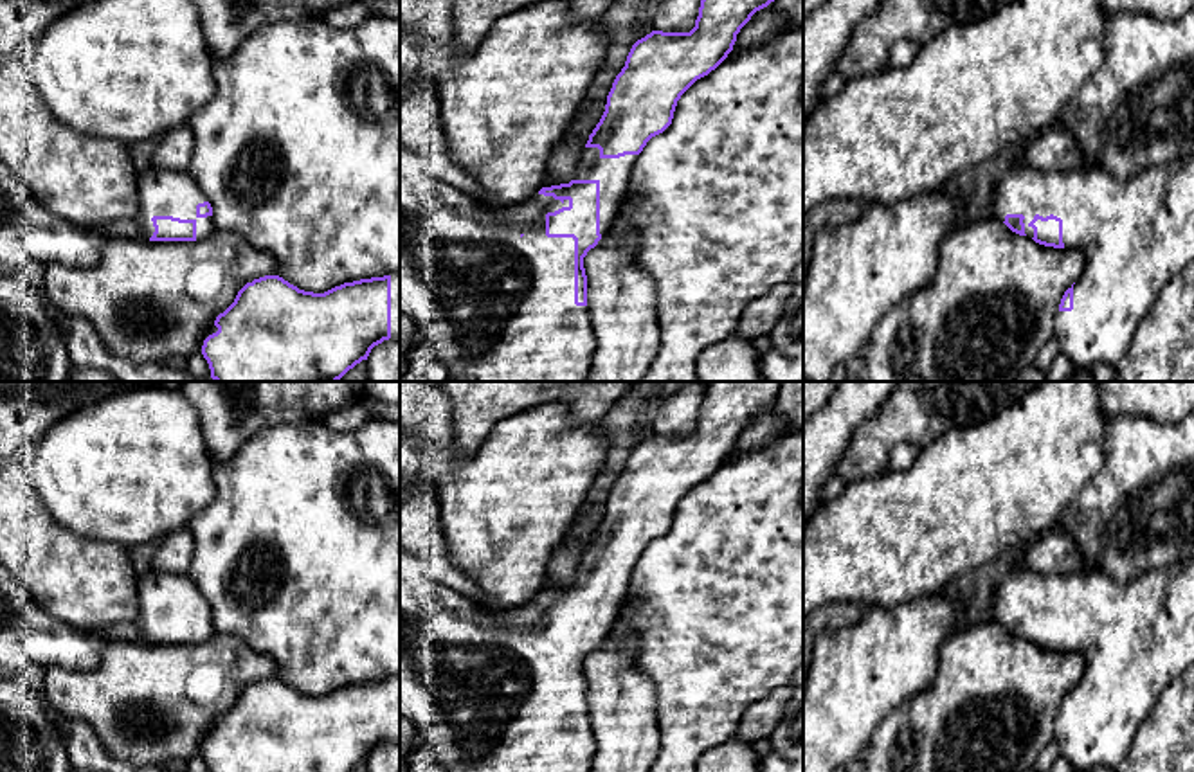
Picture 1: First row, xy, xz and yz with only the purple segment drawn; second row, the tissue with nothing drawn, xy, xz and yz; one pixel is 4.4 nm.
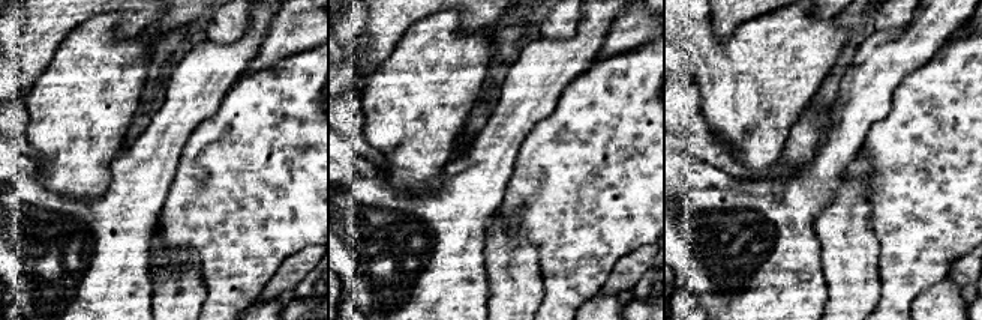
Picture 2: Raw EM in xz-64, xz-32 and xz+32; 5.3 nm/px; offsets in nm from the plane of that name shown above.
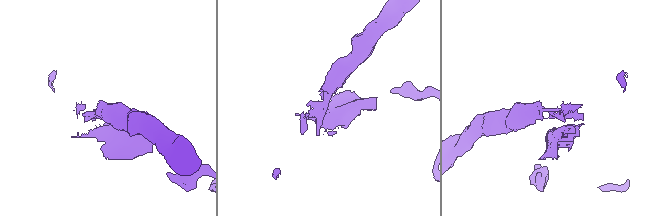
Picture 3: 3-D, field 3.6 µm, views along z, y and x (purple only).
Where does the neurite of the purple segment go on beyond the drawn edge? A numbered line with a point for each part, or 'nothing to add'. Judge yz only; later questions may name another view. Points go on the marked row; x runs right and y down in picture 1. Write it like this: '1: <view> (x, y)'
1: yz (1137, 234)

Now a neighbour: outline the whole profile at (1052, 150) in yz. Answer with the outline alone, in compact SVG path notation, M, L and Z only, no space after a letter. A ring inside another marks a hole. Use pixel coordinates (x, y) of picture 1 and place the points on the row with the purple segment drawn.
M1059 124L1046 128L1023 144L1019 158L1023 166L1037 171L1070 171L1081 169L1084 164L1075 139Z

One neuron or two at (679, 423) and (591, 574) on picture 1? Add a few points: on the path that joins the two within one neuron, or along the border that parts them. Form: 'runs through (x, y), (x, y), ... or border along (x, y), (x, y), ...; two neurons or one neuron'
border along (701, 403), (696, 427), (688, 434), (654, 434); two neurons

